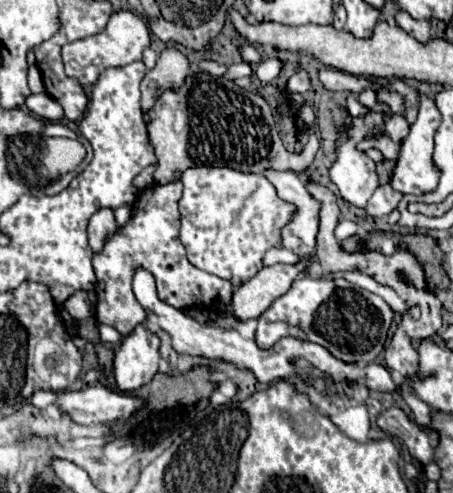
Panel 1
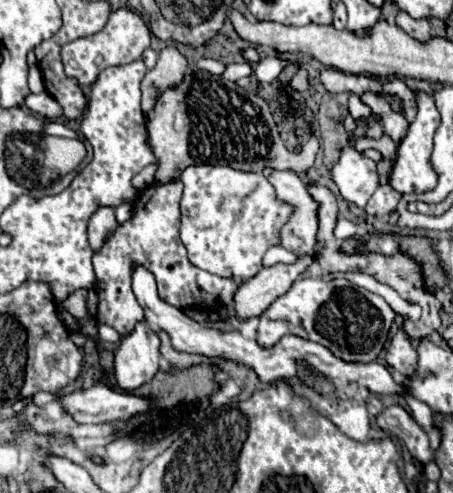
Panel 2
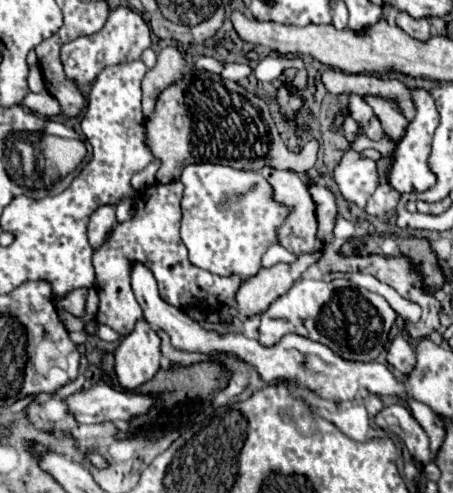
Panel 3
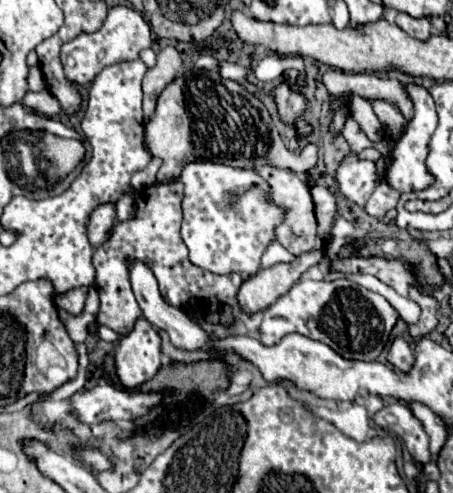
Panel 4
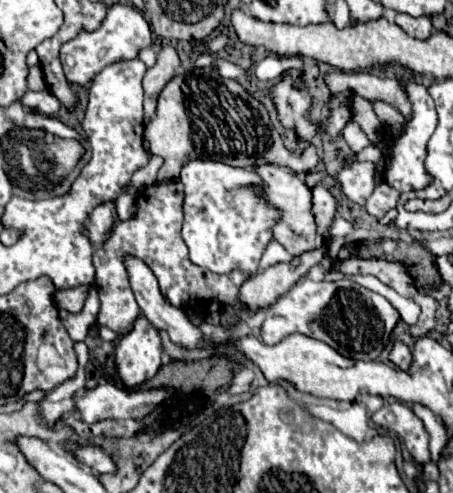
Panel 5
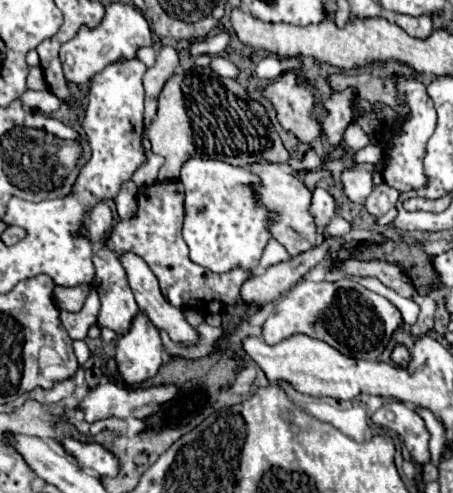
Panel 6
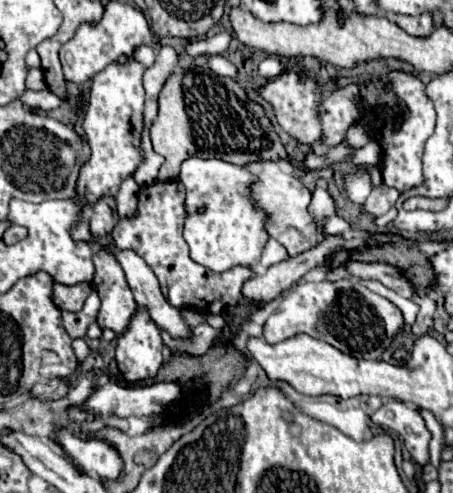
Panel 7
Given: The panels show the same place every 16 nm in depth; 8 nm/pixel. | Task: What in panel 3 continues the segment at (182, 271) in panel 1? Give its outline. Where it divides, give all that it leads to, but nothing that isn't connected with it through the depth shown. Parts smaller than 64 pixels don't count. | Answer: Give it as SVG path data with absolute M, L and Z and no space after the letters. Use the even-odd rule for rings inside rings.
M154 184L146 190L140 190L134 198L134 216L118 224L112 236L104 242L100 250L94 252L94 270L96 270L96 292L100 296L100 306L96 314L98 324L106 324L114 328L120 336L132 332L134 324L144 318L142 308L131 295L130 271L132 264L140 262L156 276L158 290L162 300L176 308L212 308L214 304L234 306L234 294L238 288L238 280L234 276L222 278L210 274L206 270L196 268L188 260L188 252L180 240L180 200L182 200L182 184Z

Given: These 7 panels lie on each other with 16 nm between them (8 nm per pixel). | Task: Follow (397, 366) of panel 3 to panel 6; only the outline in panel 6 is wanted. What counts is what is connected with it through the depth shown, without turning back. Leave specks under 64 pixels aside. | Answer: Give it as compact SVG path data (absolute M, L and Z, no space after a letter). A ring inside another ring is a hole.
M398 344L398 346L394 346L390 358L392 358L392 362L394 362L396 366L400 366L400 368L408 368L408 362L410 362L410 350L408 350L406 346Z

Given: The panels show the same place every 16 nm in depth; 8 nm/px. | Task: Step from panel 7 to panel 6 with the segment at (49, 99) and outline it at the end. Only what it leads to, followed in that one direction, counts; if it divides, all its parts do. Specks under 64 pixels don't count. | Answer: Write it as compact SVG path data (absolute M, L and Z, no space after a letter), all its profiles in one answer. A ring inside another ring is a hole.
M28 90L20 100L22 100L24 106L42 110L46 114L50 114L50 112L60 108L60 104L56 104L56 96L52 92L48 92L48 90L44 90L44 92L32 92L32 90Z

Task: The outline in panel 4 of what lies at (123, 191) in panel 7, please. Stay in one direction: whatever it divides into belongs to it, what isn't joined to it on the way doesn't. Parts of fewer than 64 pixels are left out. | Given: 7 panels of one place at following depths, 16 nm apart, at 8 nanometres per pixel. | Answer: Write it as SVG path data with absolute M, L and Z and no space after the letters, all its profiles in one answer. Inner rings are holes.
M122 196L118 200L118 204L116 204L116 216L118 216L118 220L120 222L128 220L128 218L132 218L132 214L134 214L134 198L132 196Z

